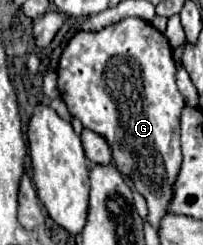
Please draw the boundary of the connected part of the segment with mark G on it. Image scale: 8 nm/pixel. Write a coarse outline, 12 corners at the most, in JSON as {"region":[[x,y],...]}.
{"region":[[139,17],[67,43],[71,115],[157,229],[181,165],[169,41]]}

